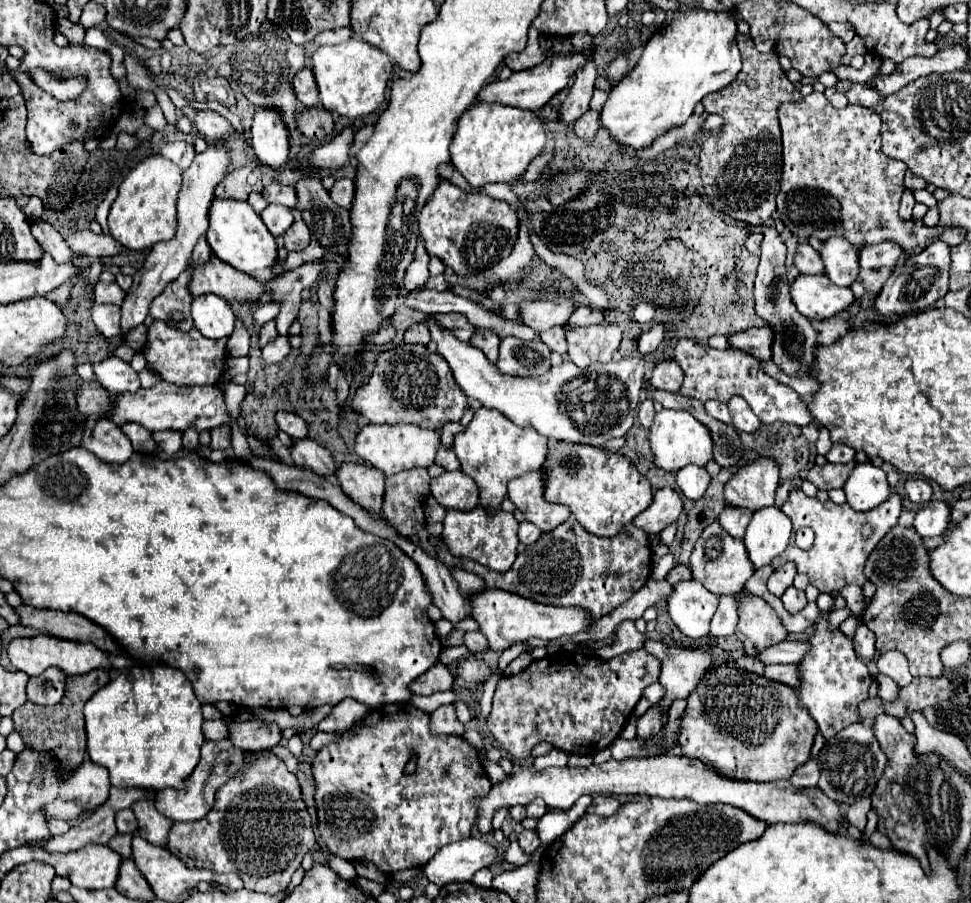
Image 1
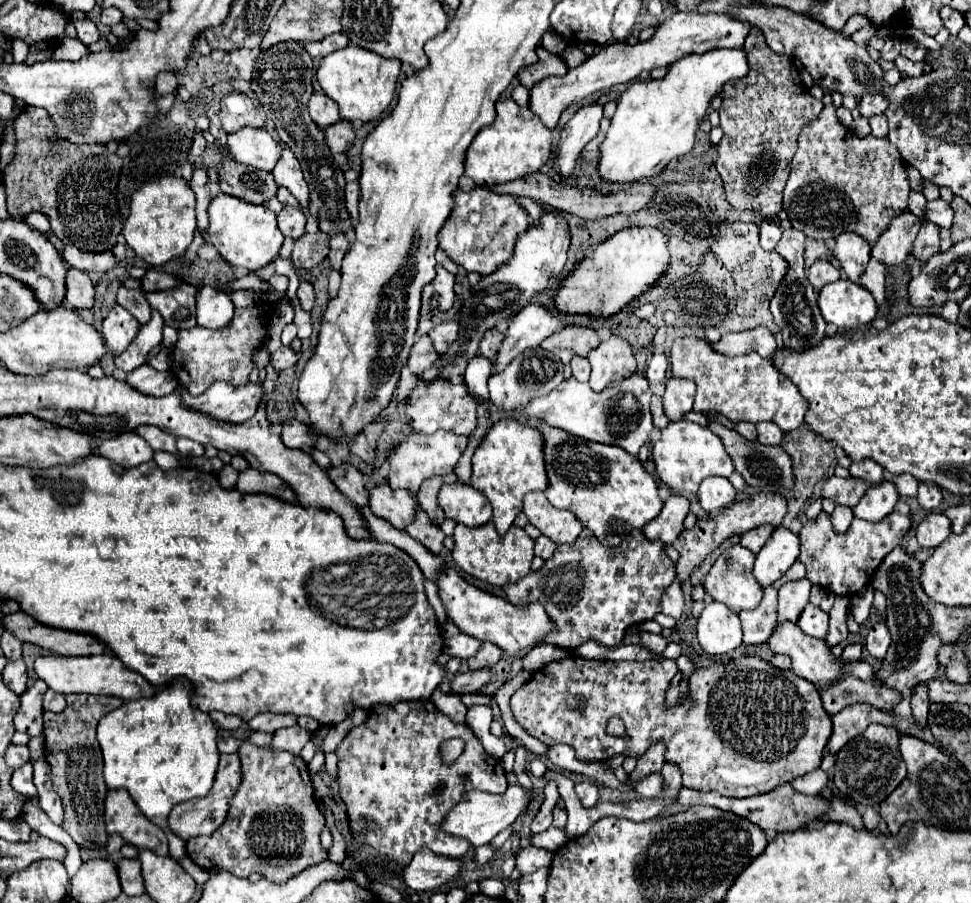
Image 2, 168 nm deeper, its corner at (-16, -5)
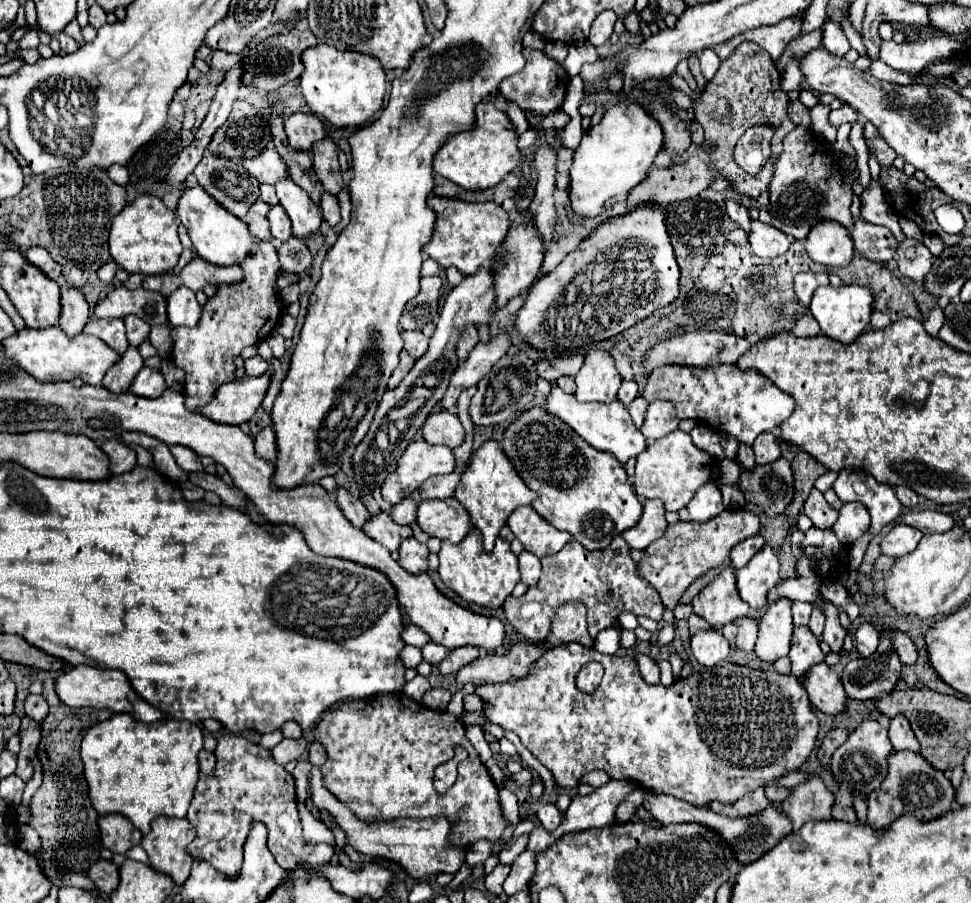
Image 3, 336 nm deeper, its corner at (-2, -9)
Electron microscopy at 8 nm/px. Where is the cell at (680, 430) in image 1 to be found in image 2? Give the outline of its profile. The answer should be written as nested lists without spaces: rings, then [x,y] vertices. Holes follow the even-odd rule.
[[[674,421],[660,431],[660,437],[654,441],[652,459],[656,463],[658,477],[674,491],[698,493],[698,485],[704,477],[722,475],[728,477],[734,471],[732,459],[728,457],[724,443],[708,427],[702,427],[692,421]]]

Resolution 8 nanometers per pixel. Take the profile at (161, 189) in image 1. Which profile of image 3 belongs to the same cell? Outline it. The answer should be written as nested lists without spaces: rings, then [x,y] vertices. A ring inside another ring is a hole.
[[[142,195],[132,205],[126,205],[110,227],[110,255],[126,273],[162,275],[172,271],[180,259],[182,243],[178,239],[178,223],[174,211],[170,211],[158,197]]]

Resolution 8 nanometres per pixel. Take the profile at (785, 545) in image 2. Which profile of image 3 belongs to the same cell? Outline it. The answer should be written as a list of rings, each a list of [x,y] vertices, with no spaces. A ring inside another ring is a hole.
[[[766,545],[750,563],[736,571],[736,587],[740,597],[752,607],[762,609],[766,607],[768,591],[778,583],[778,557],[776,553]]]

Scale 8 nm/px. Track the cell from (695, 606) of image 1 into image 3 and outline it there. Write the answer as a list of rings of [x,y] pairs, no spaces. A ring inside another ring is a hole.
[[[710,629],[692,635],[692,653],[696,661],[704,667],[714,667],[722,663],[728,657],[728,651],[730,645],[722,635],[722,629]]]

